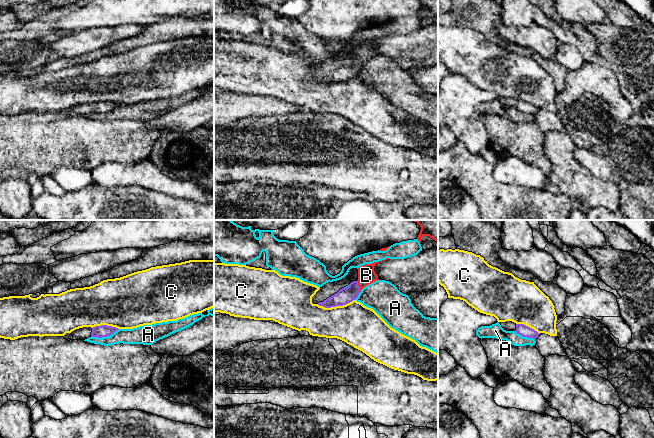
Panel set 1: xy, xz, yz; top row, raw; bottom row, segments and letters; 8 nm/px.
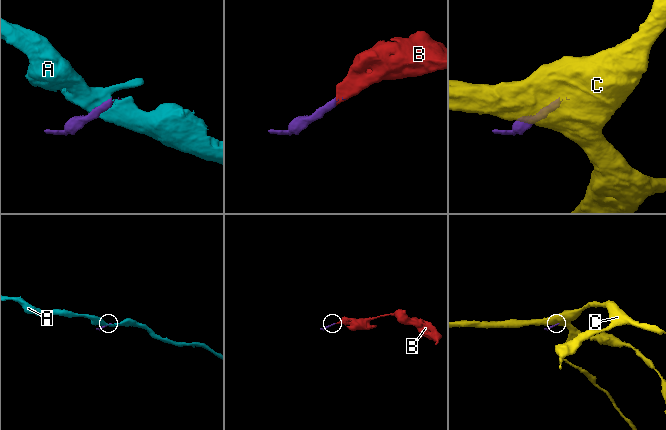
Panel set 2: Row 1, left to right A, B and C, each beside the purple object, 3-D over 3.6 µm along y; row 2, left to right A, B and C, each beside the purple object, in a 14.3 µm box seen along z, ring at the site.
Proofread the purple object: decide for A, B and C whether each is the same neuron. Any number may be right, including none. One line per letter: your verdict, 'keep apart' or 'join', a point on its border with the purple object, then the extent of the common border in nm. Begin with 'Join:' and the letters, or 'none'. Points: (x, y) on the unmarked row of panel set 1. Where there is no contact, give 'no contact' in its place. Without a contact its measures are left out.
Join: B
A: keep apart | xy (105, 112) | 240 nm
B: join | xz (359, 63) | 100 nm
C: keep apart | xz (335, 82) | 300 nm

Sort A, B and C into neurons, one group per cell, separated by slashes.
A / B / C

